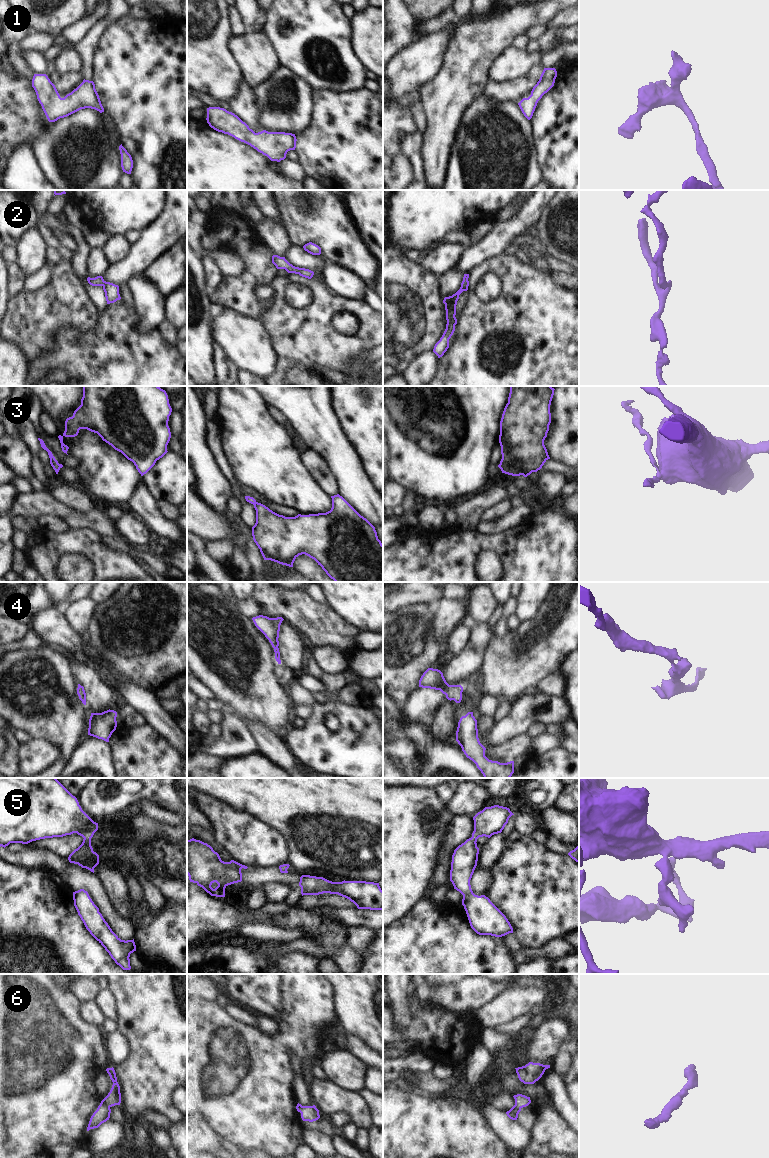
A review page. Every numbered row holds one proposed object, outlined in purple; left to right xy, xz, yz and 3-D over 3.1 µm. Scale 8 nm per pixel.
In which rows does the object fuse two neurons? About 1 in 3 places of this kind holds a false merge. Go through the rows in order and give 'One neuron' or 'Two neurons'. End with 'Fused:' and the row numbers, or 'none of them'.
1: One neuron
2: One neuron
3: Two neurons
4: One neuron
5: One neuron
6: One neuron
Fused: 3

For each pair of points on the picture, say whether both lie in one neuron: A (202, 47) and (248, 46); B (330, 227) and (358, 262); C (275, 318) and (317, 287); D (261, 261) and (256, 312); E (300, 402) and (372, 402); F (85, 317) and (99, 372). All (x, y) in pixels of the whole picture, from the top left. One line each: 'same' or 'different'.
A: different
B: same
C: same
D: same
E: different
F: different

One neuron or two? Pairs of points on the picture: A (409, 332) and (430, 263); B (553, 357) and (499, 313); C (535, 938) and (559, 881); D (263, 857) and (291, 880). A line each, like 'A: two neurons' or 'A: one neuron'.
A: two neurons
B: one neuron
C: one neuron
D: two neurons

